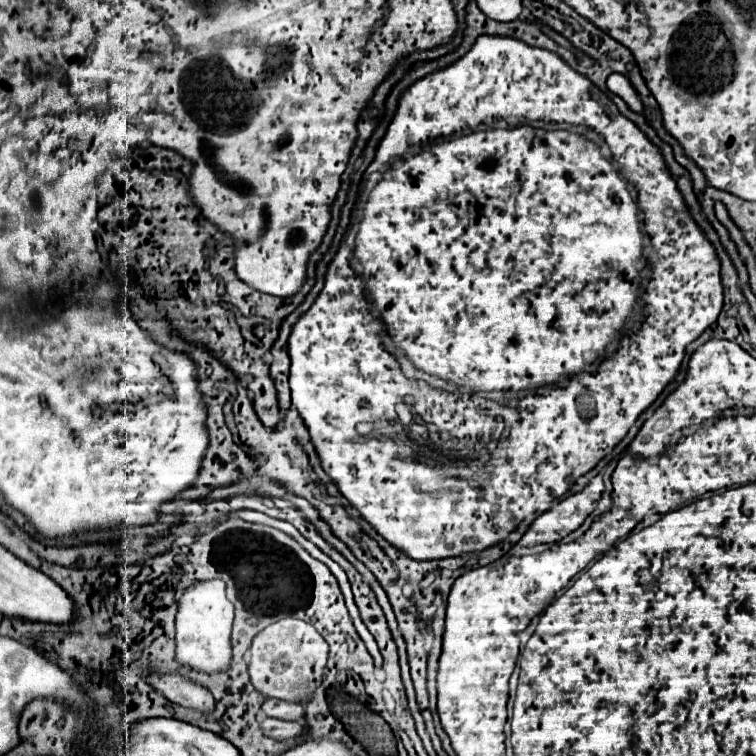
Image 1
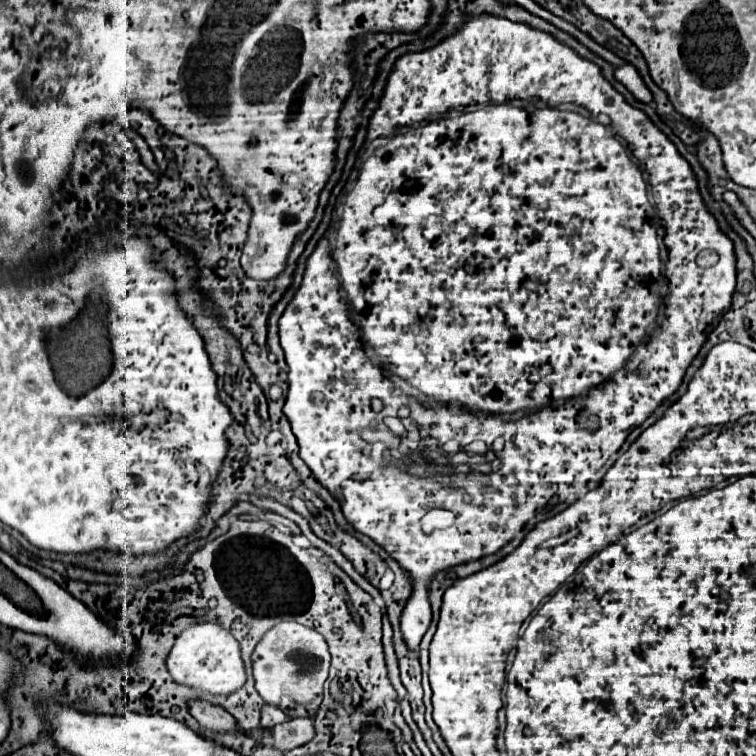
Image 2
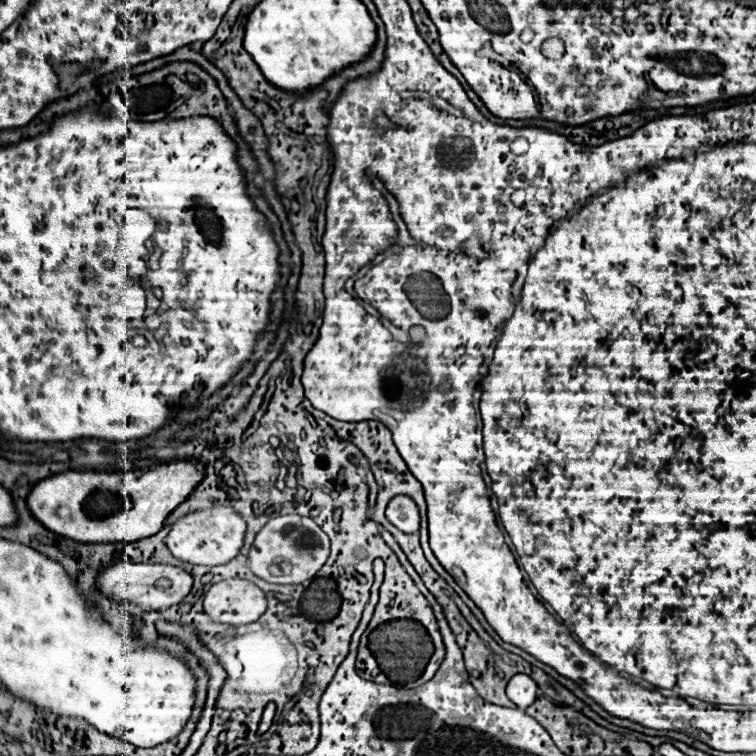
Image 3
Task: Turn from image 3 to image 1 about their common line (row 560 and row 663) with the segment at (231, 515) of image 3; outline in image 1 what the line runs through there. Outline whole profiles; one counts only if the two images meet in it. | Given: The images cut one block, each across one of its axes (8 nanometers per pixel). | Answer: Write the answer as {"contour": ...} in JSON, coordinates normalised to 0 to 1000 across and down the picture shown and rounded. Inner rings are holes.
{"contour":[[[267,767],[251,772],[235,796],[233,812],[233,873],[272,892],[302,886],[307,870],[304,836],[310,820],[310,802],[302,796],[296,767]]]}

